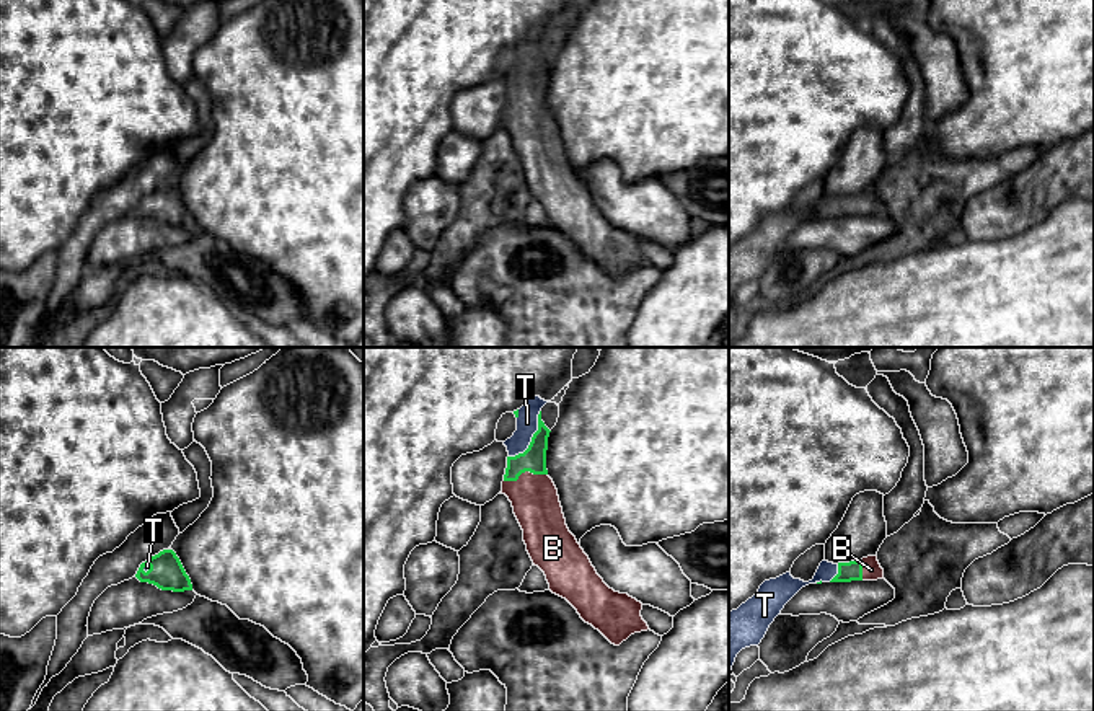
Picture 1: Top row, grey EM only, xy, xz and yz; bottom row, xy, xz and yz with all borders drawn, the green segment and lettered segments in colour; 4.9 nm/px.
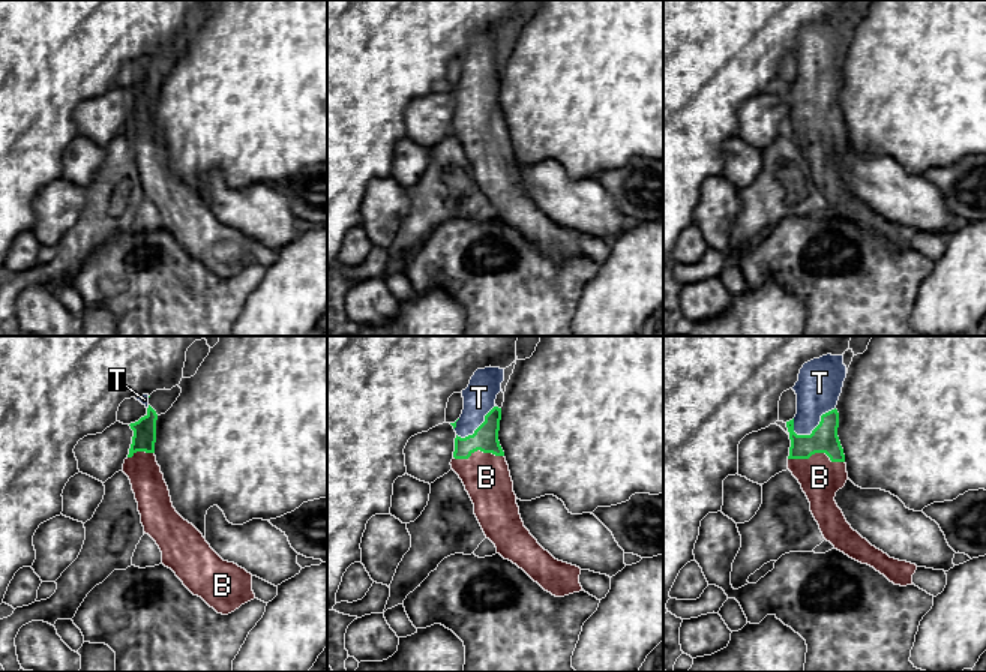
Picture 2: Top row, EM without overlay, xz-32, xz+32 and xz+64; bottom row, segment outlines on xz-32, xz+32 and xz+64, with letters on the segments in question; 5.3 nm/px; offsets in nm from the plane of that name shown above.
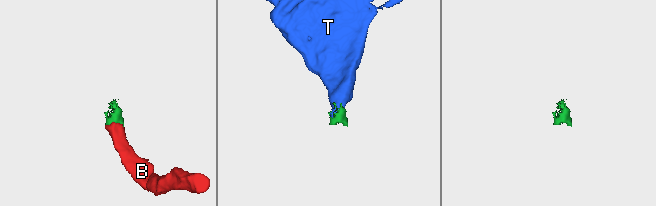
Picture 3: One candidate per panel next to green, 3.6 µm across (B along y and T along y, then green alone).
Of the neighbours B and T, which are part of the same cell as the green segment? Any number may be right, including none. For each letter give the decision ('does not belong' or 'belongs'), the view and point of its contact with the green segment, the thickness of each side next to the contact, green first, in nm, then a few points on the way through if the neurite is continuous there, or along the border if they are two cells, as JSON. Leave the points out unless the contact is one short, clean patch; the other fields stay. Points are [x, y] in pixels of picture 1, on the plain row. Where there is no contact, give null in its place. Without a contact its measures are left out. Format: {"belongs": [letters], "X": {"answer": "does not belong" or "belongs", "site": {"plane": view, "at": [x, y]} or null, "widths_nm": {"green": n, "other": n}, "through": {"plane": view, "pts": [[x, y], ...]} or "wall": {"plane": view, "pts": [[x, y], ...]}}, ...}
{"belongs": ["B", "T"], "B": {"answer": "belongs", "site": {"plane": "xz", "at": [525, 105]}, "widths_nm": {"green": 120, "other": 240}, "through": {"plane": "xz", "pts": [[533, 93], [525, 105], [525, 118], [535, 136]]}}, "T": {"answer": "belongs", "site": {"plane": "xz", "at": [532, 72]}, "widths_nm": {"green": 120, "other": 110}, "through": {"plane": "xz", "pts": [[533, 93], [532, 72], [527, 57]]}}}

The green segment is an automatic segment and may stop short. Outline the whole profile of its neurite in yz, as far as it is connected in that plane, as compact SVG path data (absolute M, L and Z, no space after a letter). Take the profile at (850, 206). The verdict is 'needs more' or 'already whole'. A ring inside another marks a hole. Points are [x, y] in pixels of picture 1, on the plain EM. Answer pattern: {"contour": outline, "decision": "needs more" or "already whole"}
{"contour": "M867 191L861 196L828 197L822 196L814 214L804 217L786 207L776 214L765 215L758 227L729 246L729 310L737 289L750 280L758 280L770 259L781 248L784 240L805 220L822 217L851 217L884 214L877 191Z", "decision": "needs more"}

